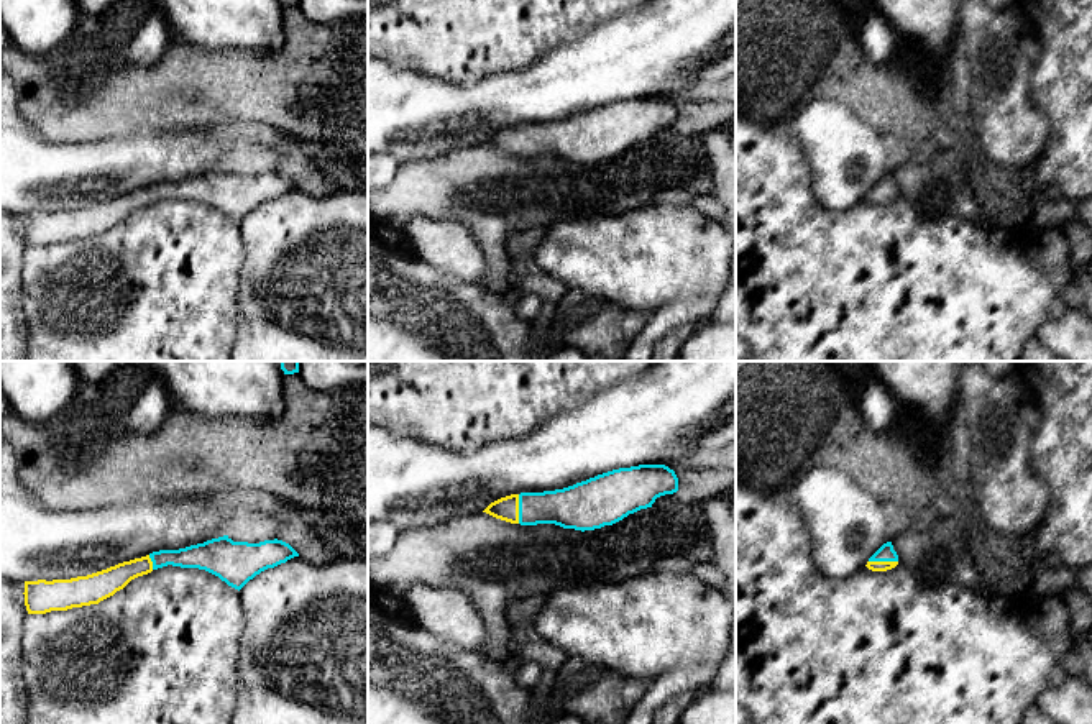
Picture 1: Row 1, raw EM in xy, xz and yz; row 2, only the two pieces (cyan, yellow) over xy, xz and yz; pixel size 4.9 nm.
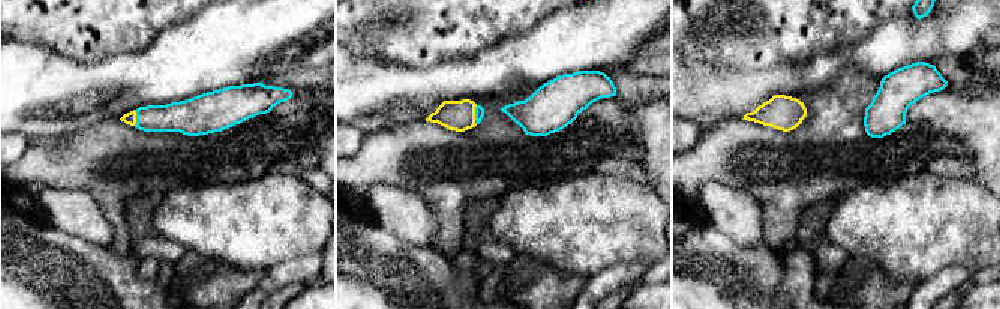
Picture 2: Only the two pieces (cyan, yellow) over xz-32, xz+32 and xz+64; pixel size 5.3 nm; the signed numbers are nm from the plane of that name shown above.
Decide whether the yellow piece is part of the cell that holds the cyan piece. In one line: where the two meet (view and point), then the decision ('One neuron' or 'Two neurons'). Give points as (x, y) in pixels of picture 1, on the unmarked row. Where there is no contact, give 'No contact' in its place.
Touches cyan at xz (519, 142). One neuron

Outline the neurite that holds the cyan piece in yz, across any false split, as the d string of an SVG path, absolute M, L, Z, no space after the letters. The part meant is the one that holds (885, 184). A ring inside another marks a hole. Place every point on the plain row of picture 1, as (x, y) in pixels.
M892 174L883 176L867 194L867 200L872 204L887 204L898 197L898 187L893 182Z

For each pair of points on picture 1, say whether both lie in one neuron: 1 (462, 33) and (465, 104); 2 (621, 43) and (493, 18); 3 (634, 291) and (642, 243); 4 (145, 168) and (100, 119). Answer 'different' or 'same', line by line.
1: different
2: different
3: same
4: different

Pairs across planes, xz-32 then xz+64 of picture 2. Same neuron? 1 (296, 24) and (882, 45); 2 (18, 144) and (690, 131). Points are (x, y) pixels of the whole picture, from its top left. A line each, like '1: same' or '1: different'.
1: same
2: same

